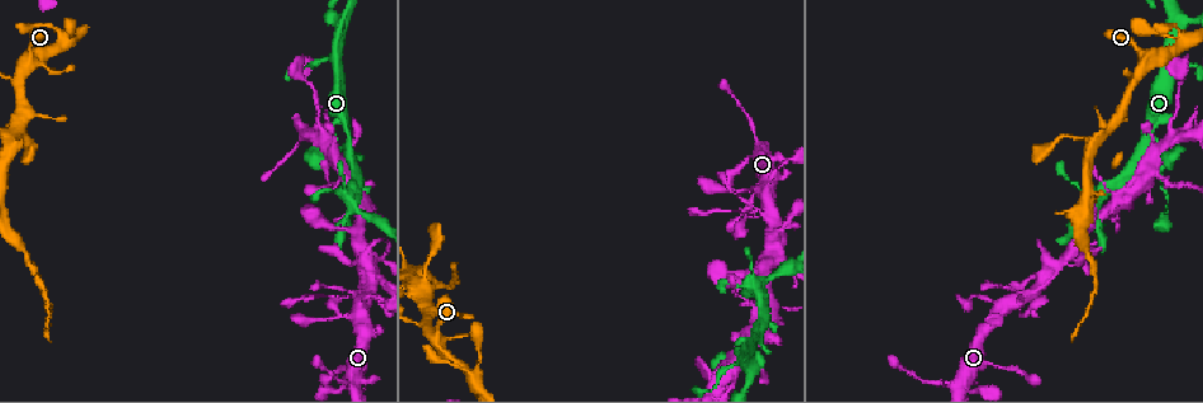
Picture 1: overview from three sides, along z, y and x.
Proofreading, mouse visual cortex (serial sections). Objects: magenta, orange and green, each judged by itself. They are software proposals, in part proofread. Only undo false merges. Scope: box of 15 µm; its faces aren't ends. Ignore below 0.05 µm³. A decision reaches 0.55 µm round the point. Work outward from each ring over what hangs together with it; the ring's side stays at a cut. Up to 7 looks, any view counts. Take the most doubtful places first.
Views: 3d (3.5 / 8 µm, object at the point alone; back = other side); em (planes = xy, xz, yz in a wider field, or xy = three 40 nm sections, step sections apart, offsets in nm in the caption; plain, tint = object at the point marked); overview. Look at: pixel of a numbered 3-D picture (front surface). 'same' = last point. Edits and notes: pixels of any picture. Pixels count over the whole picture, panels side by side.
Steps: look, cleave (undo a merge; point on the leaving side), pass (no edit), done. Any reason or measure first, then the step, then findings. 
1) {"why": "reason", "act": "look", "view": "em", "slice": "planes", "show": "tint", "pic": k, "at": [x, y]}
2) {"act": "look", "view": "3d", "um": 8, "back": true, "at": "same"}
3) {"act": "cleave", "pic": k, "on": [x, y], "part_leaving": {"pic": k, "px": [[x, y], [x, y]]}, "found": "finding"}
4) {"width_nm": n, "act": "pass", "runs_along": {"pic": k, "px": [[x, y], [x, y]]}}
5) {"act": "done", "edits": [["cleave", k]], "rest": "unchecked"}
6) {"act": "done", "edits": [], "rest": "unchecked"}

{"why": "a fork", "act": "look", "view": "3d", "um": 3.5, "pic": 1, "at": [346, 145]}

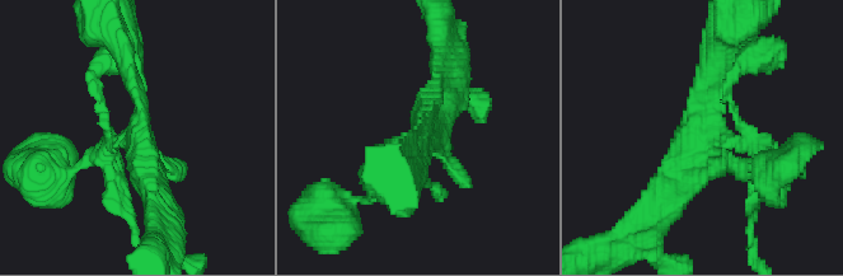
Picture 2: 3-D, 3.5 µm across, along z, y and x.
{"act": "look", "view": "em", "slice": "xy", "step": 1, "show": "tint", "pic": 2, "at": [140, 132]}

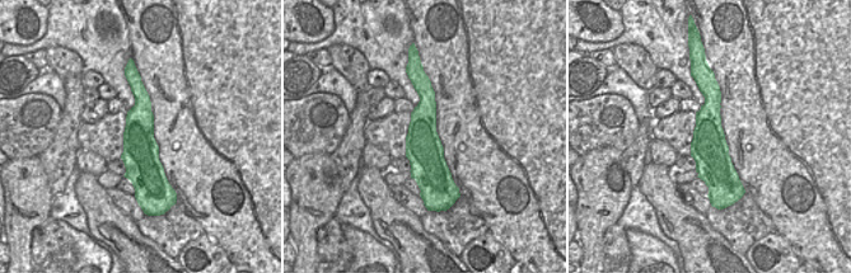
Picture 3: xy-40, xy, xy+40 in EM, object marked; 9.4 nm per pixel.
{"act": "pass", "runs_along": {"pic": 3, "px": [[132, 78], [141, 95], [148, 187]]}, "found": "one cell here"}

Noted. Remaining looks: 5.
{"why": "sharp bend", "act": "look", "view": "3d", "um": 3.5, "back": true, "pic": 1, "at": [741, 213]}

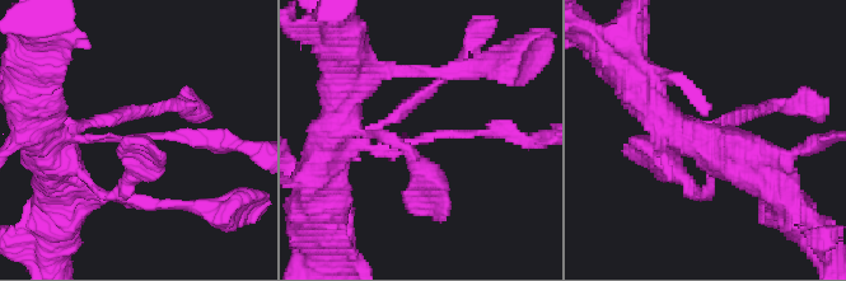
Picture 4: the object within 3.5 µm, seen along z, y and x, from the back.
{"arm_widths_nm": [100, 150], "why": "shape alone is not enough", "act": "look", "view": "em", "slice": "planes", "show": "tint", "pic": 4, "at": [426, 137]}

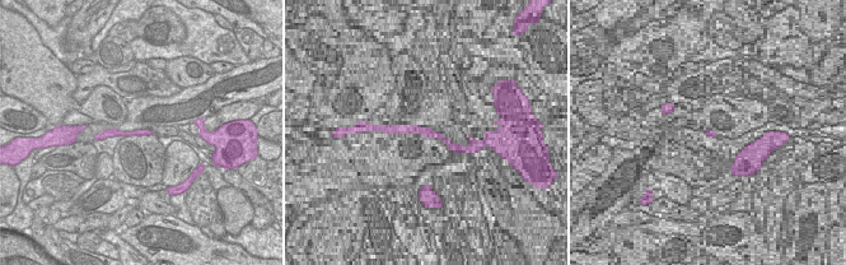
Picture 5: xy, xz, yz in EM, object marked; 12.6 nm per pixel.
{"act": "pass", "runs_along": {"pic": 4, "px": [[333, 131], [373, 150], [435, 134], [509, 134]]}, "found": "one cell here"}

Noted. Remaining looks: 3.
{"why": "abrupt turn", "act": "look", "view": "3d", "um": 8, "pic": 1, "at": [353, 208]}

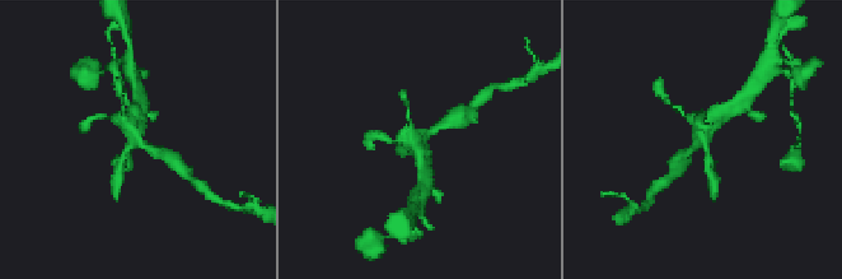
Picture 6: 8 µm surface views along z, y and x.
{"why": "shape alone is not enough", "act": "look", "view": "em", "slice": "xy", "step": 5, "show": "tint", "pic": 6, "at": [423, 139]}

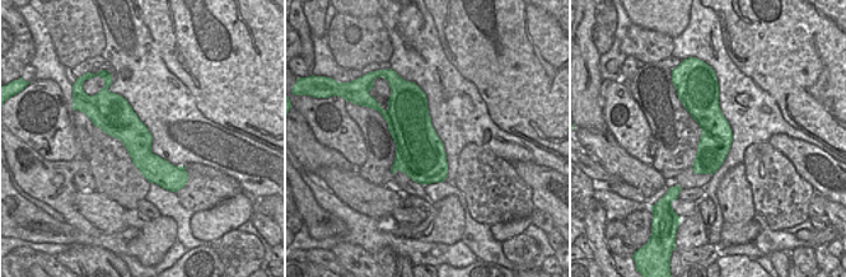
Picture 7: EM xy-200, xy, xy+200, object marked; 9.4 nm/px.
{"act": "pass", "runs_along": {"pic": 6, "px": [[720, 114], [684, 153]]}, "found": "all the same cell"}

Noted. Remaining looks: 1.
{"act": "done", "edits": [], "rest": "unchecked"}

